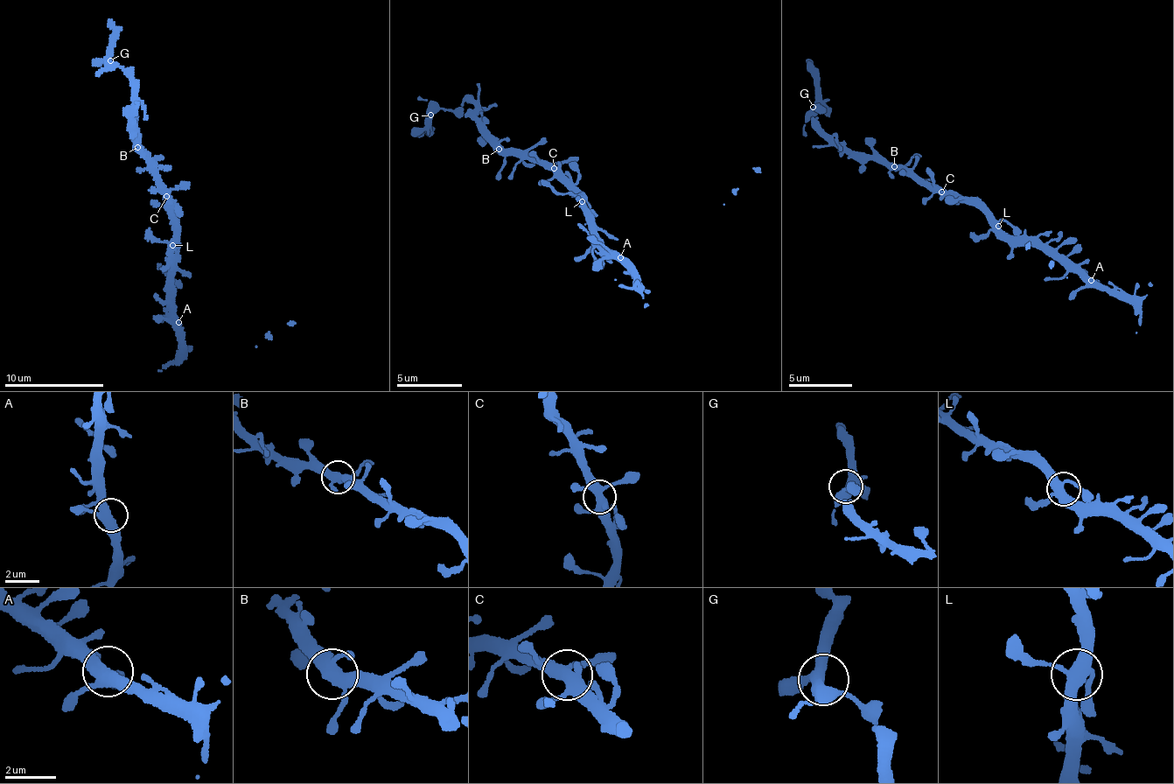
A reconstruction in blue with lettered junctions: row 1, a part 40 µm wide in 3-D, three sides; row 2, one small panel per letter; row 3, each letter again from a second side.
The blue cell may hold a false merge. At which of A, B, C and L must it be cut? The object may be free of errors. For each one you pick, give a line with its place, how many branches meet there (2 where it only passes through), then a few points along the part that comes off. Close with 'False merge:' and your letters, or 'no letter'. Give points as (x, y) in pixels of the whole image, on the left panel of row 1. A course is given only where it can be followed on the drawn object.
False merge: no letter

